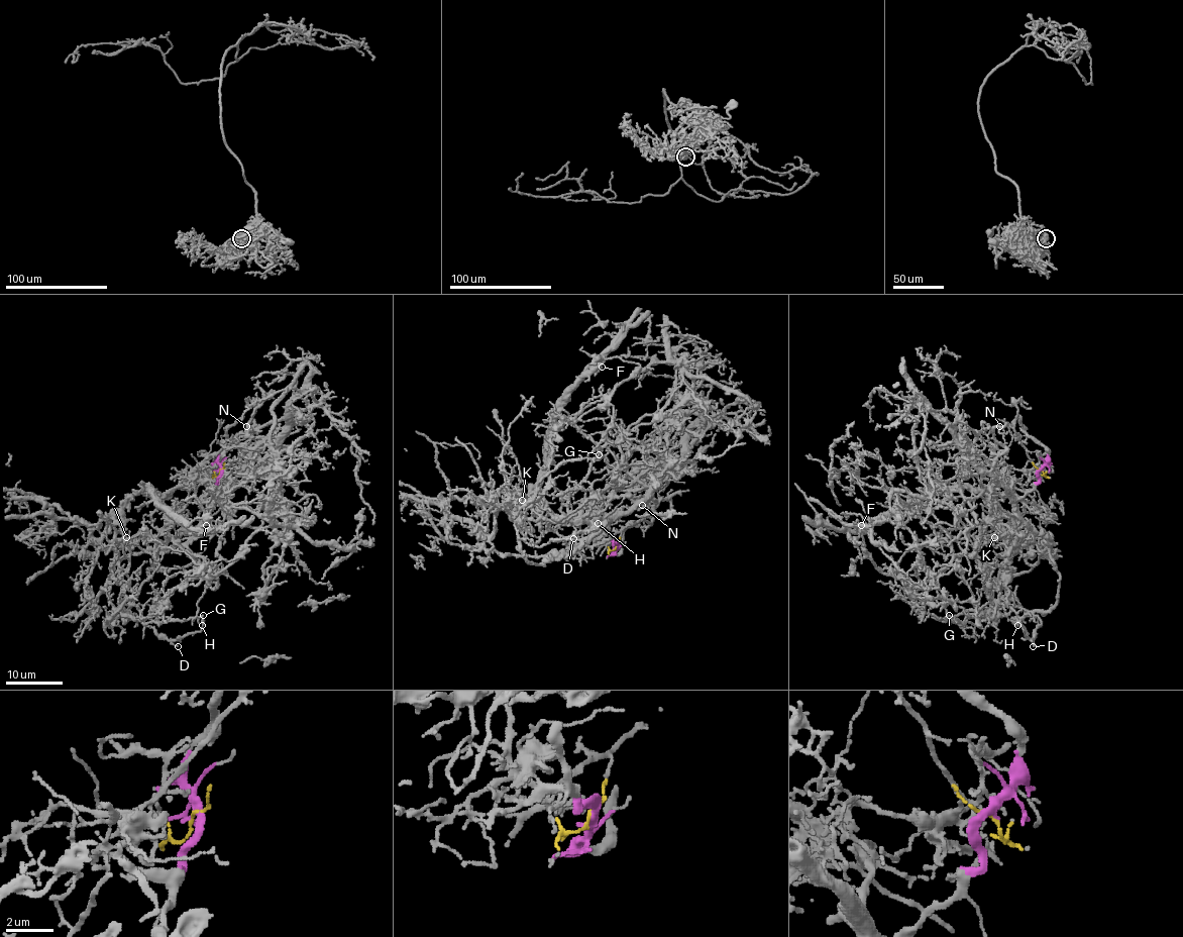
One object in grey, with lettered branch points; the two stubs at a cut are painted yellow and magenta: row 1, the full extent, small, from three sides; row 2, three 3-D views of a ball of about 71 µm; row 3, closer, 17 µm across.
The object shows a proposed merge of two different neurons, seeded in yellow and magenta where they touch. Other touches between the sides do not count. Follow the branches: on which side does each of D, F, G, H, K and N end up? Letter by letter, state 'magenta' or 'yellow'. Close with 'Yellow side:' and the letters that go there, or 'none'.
D: magenta
F: yellow
G: magenta
H: magenta
K: yellow
N: magenta
Yellow side: F, K

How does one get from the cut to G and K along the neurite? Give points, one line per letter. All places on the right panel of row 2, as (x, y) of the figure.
G: (1040, 470), (1015, 512), (1049, 540), (1058, 598), (1049, 610), (1014, 607), (974, 624), (949, 615)
K: (1040, 470), (1003, 471), (1011, 493), (984, 493), (1010, 531), (998, 545), (994, 537)

